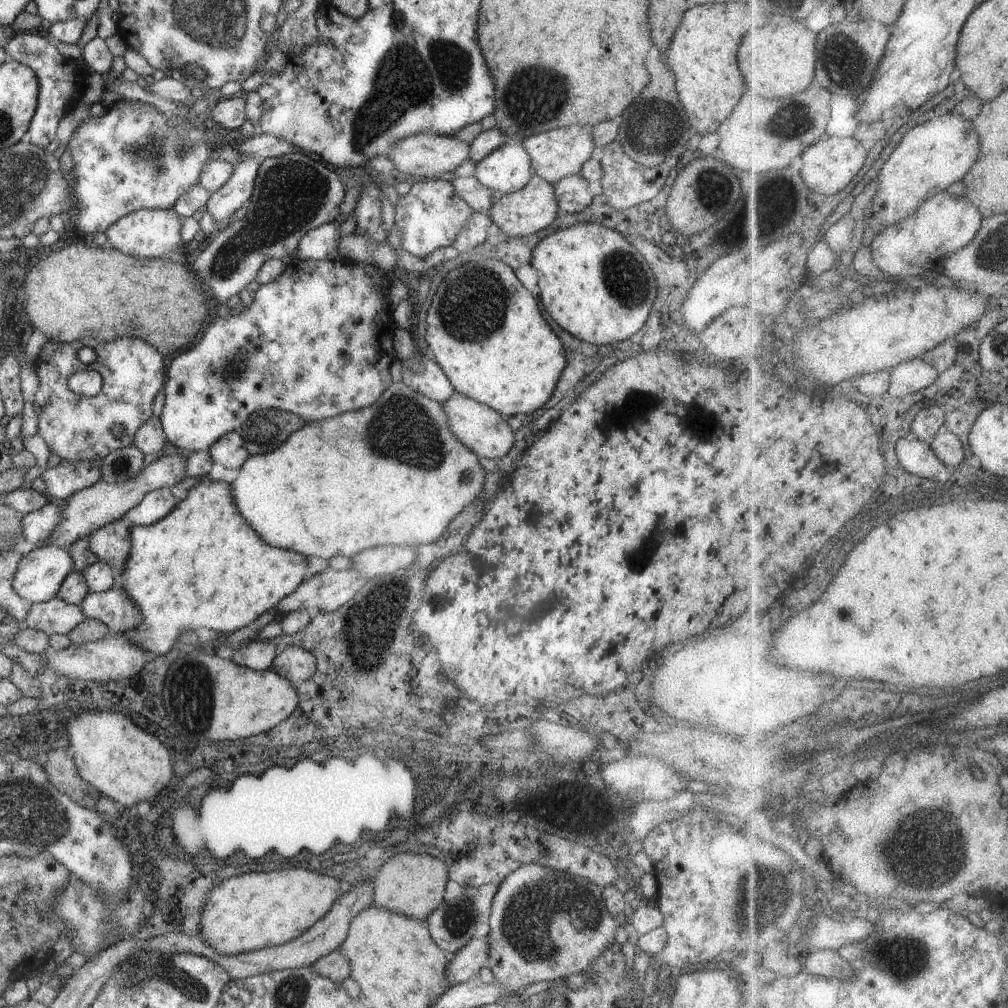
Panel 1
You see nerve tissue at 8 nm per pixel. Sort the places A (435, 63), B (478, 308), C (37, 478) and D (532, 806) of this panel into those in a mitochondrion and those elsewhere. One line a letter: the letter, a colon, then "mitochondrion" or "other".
A: mitochondrion
B: mitochondrion
C: other
D: other

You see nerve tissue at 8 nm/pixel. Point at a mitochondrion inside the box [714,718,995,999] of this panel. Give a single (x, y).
(904, 845)

